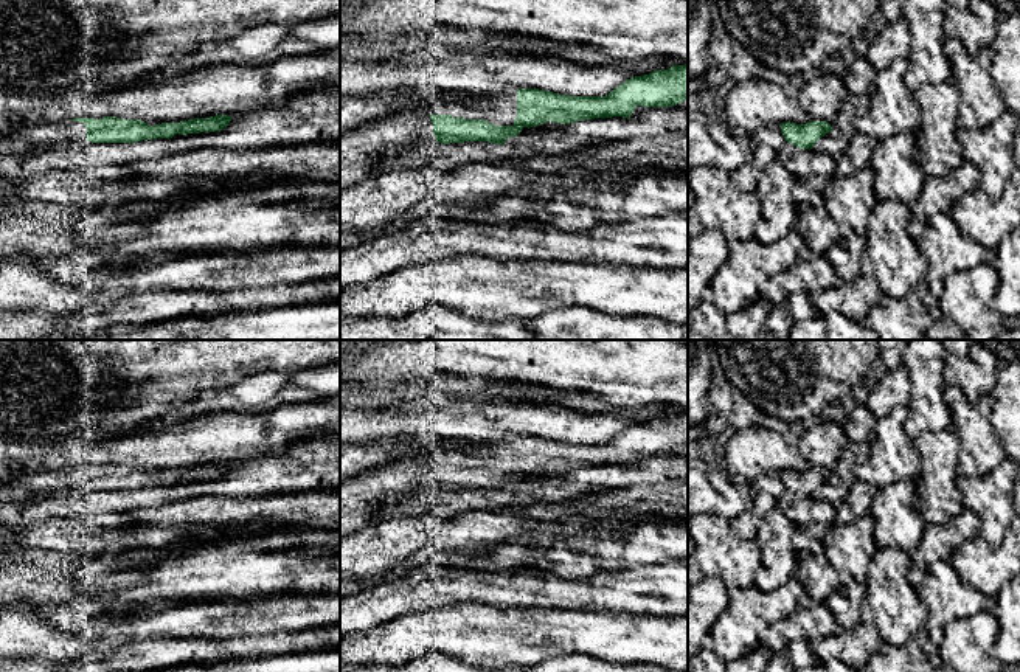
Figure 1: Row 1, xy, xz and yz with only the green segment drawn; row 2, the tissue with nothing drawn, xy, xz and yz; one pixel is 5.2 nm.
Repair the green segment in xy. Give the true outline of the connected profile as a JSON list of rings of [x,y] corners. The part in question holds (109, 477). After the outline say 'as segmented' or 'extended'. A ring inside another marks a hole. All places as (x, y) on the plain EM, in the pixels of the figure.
[[[216,462],[210,466],[194,466],[180,470],[161,470],[149,473],[140,467],[124,467],[115,464],[73,466],[59,470],[39,470],[16,475],[6,486],[23,486],[39,494],[68,490],[87,486],[92,490],[137,490],[143,487],[172,486],[200,480],[217,480],[225,476],[231,464]]]; extended

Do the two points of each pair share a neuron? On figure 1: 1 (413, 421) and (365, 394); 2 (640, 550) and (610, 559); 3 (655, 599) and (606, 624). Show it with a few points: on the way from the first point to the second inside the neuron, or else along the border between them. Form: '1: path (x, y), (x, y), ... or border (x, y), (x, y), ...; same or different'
1: border (388, 405), (359, 405), (356, 408); different
2: path (632, 550), (618, 551); same
3: border (590, 612), (646, 613), (654, 618); different

